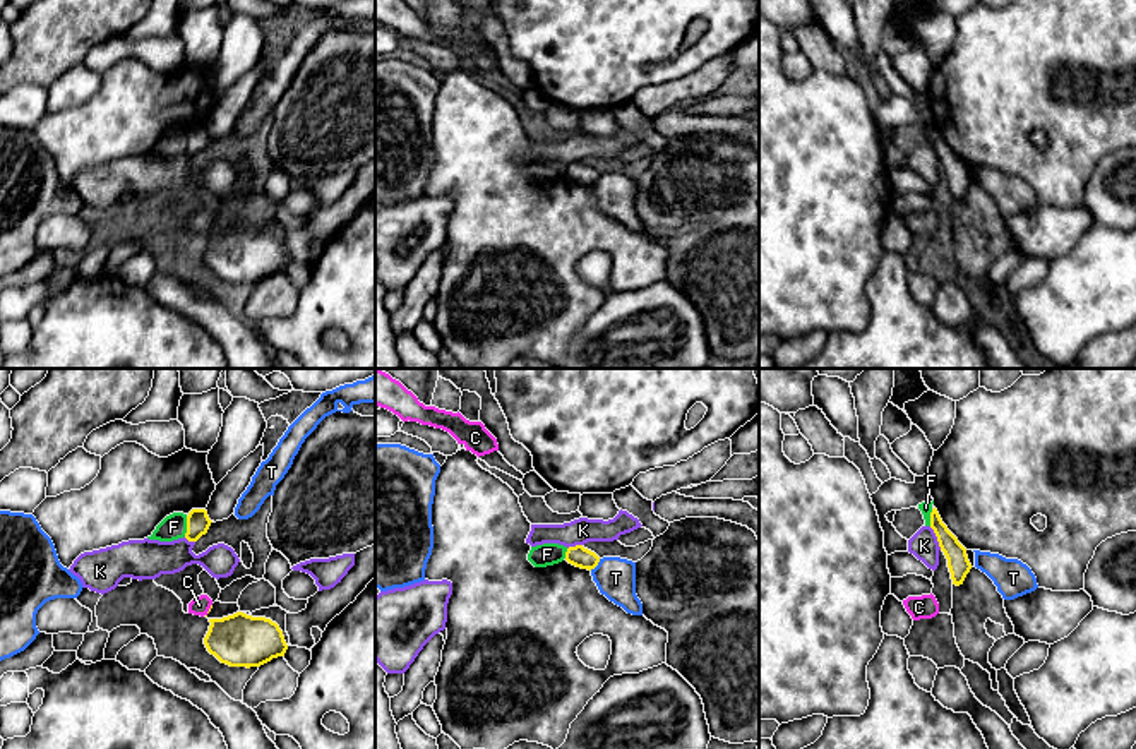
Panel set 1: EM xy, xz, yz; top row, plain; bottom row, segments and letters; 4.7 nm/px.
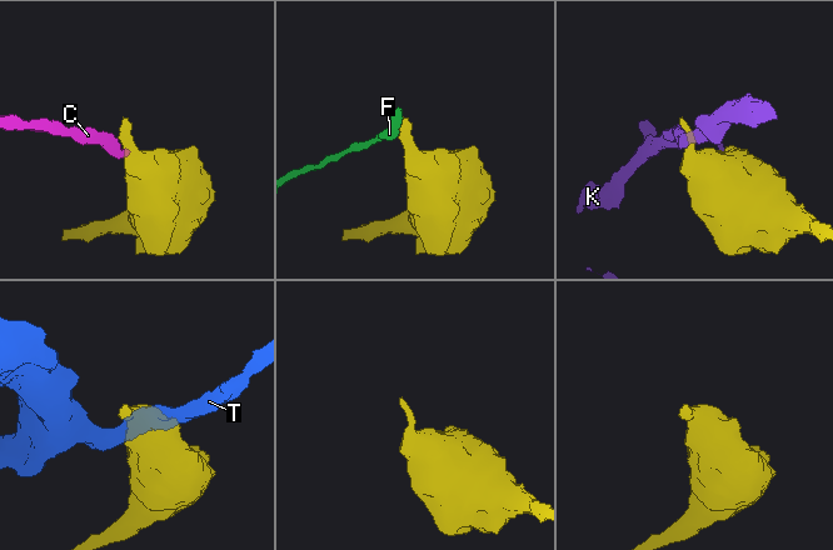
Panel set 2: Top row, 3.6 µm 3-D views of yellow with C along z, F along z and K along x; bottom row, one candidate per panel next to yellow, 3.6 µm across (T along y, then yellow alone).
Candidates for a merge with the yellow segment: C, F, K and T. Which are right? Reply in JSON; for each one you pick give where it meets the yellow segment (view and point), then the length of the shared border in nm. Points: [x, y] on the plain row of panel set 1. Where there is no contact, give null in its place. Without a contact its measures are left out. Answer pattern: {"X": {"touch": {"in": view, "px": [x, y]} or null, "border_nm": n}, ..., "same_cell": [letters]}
{"C": {"touch": {"in": "xy", "px": [209, 227]}, "border_nm": 70}, "same_cell": ["C"]}

